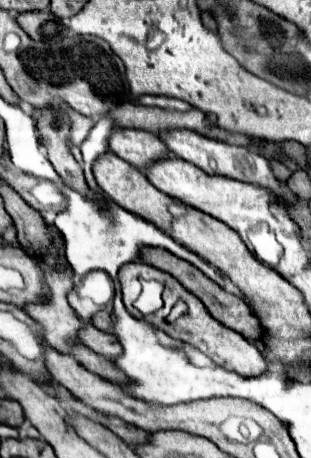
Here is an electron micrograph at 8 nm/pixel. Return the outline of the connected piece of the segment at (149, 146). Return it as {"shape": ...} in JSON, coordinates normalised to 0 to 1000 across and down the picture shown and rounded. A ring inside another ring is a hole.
{"shape":[[[367,279],[347,319],[373,341],[386,341],[392,349],[405,349],[437,367],[463,367],[495,349],[547,336],[527,310],[502,293],[463,284]]]}

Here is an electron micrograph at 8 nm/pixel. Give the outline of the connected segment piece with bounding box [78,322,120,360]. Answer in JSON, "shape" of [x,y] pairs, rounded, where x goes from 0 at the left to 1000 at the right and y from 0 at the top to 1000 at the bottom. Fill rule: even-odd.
{"shape":[[[270,703],[270,712],[251,721],[251,742],[264,751],[277,751],[289,764],[302,764],[354,786],[360,786],[360,777],[386,777],[379,742],[360,729],[328,725],[309,712],[296,712],[296,703]]]}

